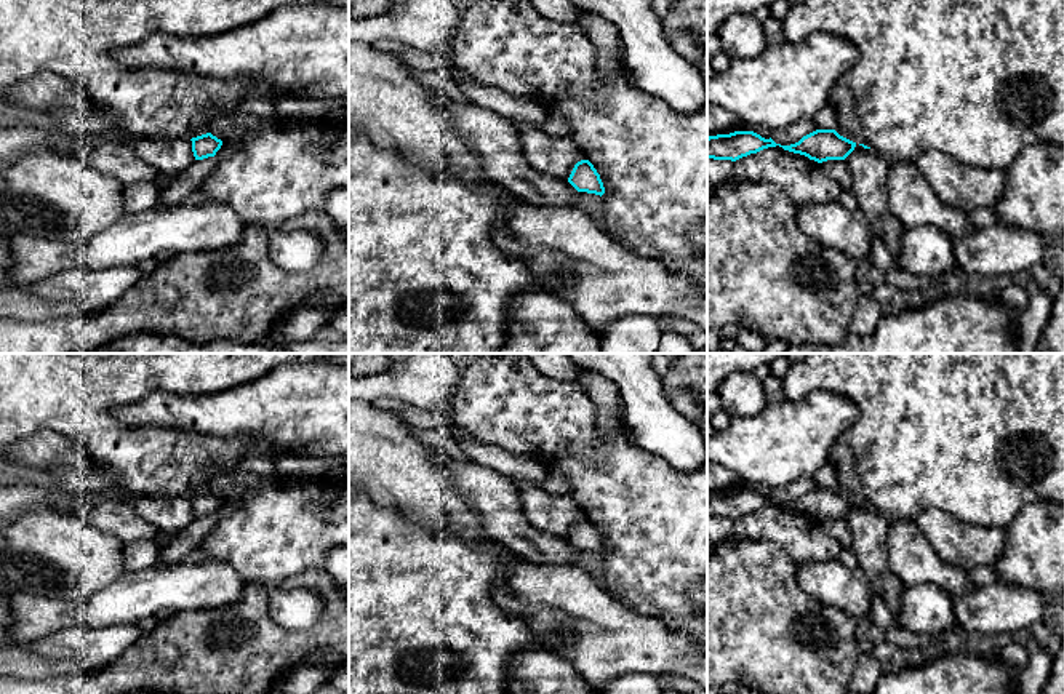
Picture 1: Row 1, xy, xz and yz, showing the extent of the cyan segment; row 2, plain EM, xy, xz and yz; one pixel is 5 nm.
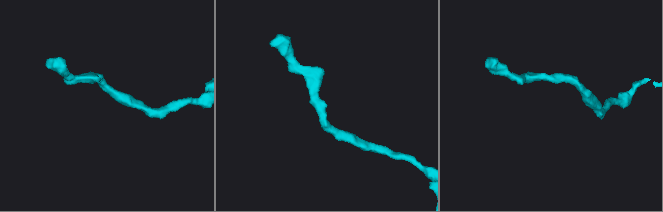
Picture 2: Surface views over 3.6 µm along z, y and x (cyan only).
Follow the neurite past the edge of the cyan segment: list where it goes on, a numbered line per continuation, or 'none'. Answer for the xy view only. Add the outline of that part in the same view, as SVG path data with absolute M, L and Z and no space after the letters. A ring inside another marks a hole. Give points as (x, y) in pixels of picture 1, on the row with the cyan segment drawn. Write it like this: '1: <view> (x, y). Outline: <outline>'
none

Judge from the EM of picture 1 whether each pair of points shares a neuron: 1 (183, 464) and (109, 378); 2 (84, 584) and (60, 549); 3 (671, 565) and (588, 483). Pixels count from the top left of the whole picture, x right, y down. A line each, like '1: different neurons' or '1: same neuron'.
1: same neuron
2: same neuron
3: same neuron

